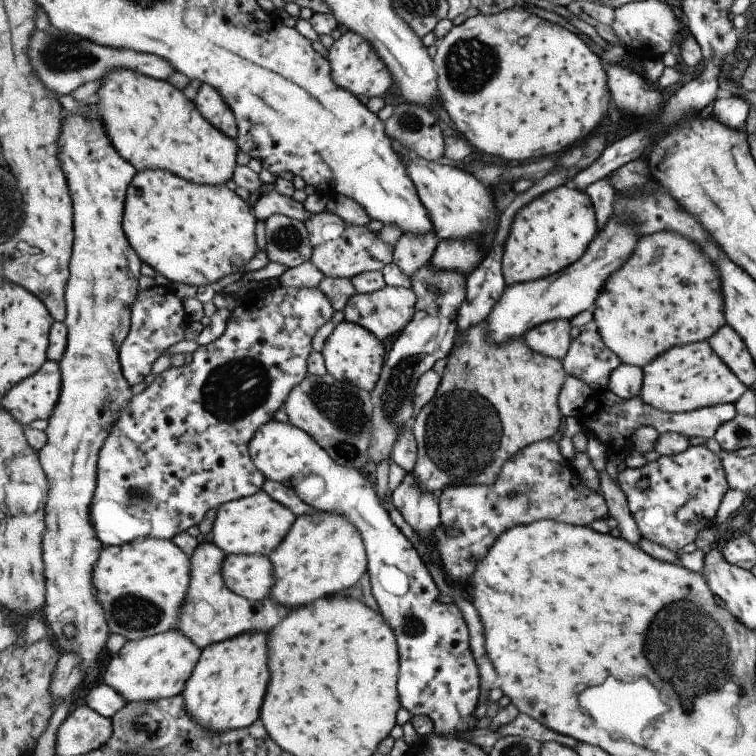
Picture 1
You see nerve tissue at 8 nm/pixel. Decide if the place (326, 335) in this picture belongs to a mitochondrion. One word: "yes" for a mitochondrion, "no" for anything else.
no

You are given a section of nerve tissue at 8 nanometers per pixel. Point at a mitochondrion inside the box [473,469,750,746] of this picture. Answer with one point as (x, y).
(680, 633)

